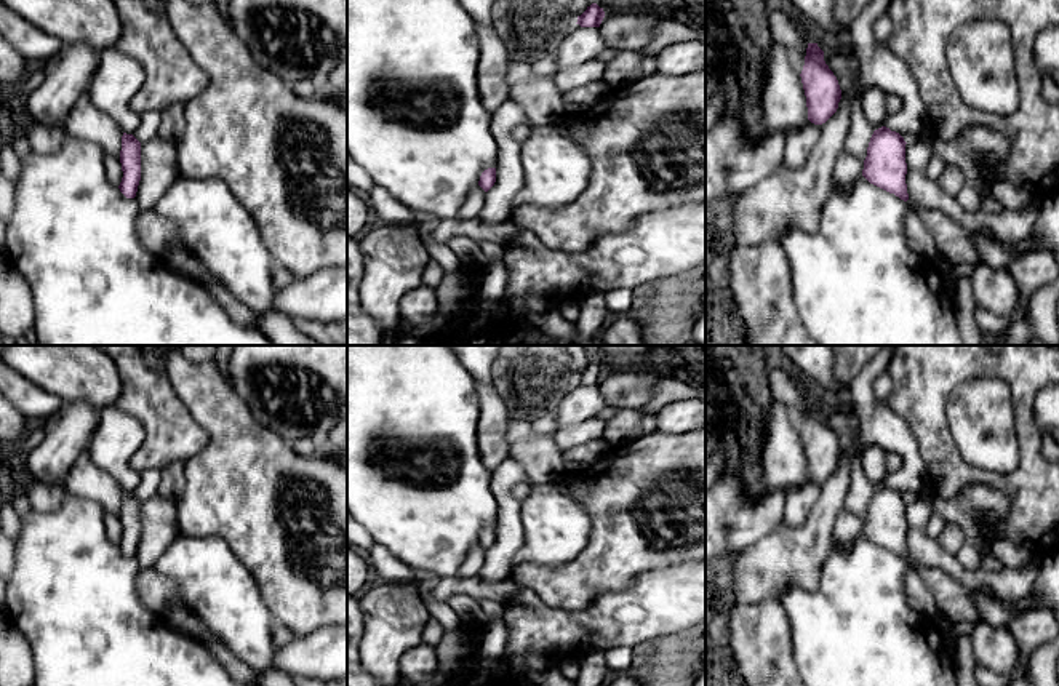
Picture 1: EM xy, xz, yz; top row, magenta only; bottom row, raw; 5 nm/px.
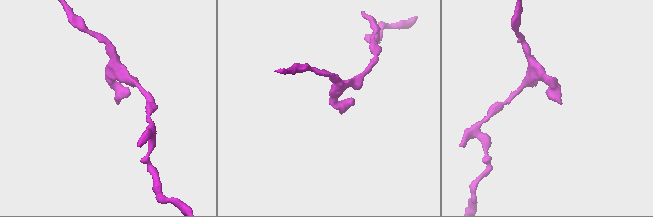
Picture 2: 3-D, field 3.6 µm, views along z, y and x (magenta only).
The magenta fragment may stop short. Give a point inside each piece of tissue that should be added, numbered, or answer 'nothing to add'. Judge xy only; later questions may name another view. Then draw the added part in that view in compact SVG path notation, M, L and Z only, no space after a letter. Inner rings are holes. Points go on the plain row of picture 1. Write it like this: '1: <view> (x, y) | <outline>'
nothing to add

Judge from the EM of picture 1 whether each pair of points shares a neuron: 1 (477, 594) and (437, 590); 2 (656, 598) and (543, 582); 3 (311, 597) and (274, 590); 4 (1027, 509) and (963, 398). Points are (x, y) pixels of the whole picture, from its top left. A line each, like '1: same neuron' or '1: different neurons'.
1: same neuron
2: different neurons
3: same neuron
4: different neurons

